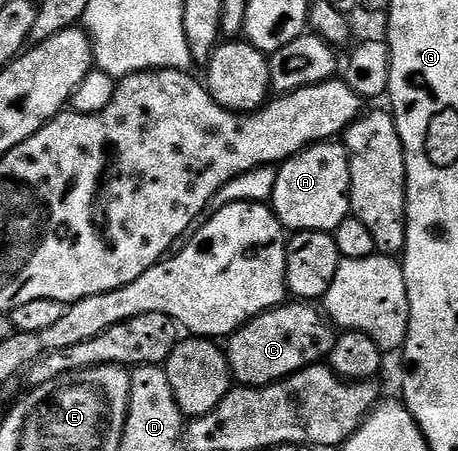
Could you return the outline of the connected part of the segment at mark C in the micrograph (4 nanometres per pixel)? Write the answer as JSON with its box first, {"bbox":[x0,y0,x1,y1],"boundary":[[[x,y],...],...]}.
{"bbox":[225,301,333,387],"boundary":[[[303,301],[284,302],[283,306],[275,307],[272,311],[267,311],[263,315],[249,320],[239,331],[230,336],[225,343],[225,354],[227,366],[231,368],[232,376],[240,384],[249,387],[265,387],[269,383],[278,383],[280,379],[285,379],[288,375],[294,375],[295,372],[302,371],[304,367],[326,360],[331,353],[333,342],[331,331],[333,332],[333,327],[318,310],[315,312],[311,307],[314,306]]]}

